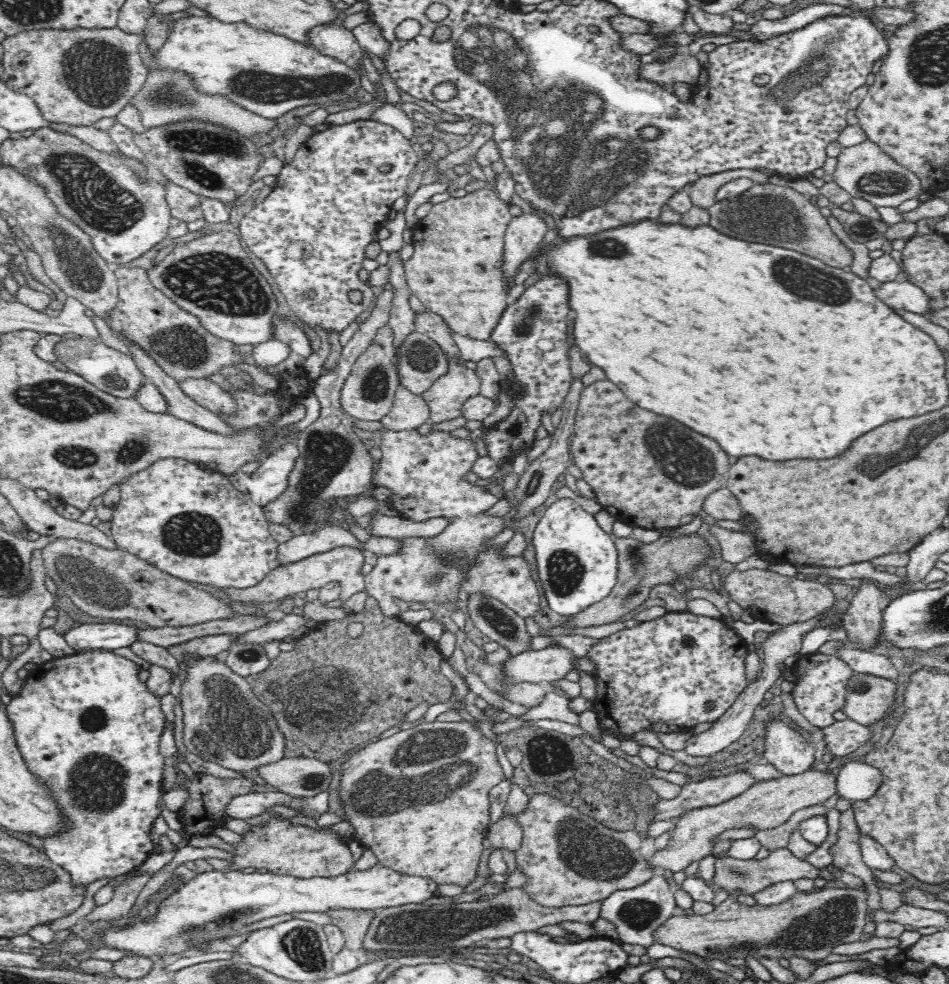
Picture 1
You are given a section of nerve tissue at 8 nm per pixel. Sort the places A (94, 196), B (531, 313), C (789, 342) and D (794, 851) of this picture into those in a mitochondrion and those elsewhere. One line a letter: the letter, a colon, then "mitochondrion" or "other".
A: mitochondrion
B: mitochondrion
C: other
D: other

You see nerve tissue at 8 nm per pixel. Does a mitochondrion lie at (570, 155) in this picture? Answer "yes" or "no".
yes

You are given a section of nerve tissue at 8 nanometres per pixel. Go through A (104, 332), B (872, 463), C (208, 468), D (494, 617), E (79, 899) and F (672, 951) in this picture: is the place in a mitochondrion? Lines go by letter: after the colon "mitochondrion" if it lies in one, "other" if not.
A: other
B: mitochondrion
C: other
D: mitochondrion
E: other
F: other

